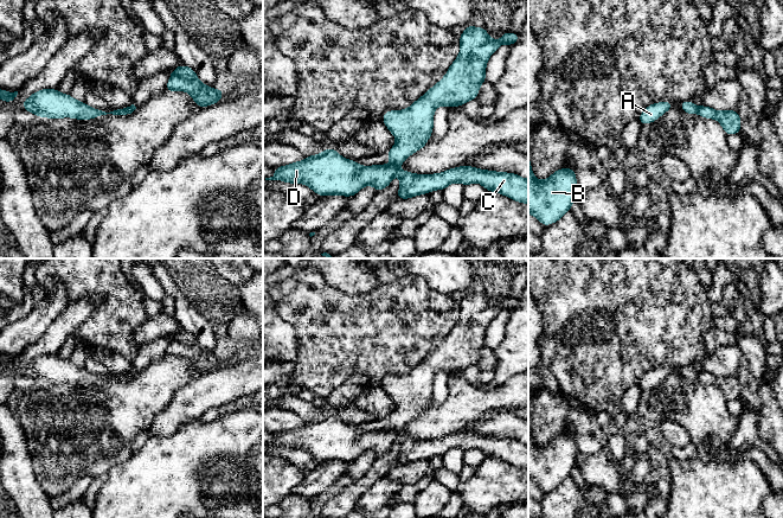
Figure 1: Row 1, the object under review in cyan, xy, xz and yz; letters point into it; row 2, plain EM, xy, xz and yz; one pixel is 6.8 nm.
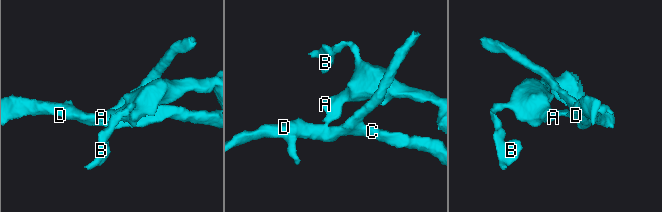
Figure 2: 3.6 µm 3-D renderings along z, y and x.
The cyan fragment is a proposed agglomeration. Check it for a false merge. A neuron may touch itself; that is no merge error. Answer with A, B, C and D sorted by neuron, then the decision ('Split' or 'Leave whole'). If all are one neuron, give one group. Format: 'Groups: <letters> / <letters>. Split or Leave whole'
Groups: A B / C D. Split

